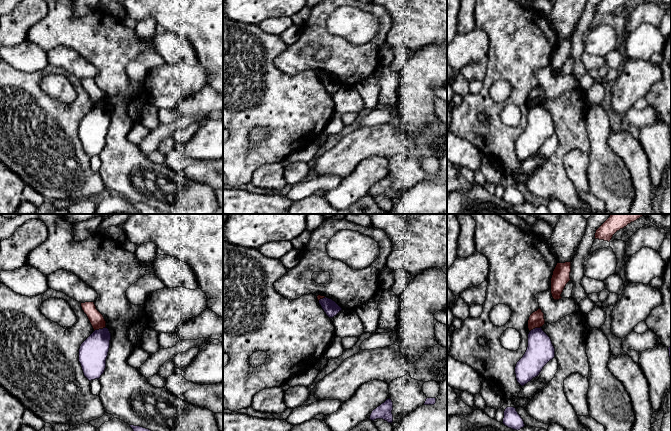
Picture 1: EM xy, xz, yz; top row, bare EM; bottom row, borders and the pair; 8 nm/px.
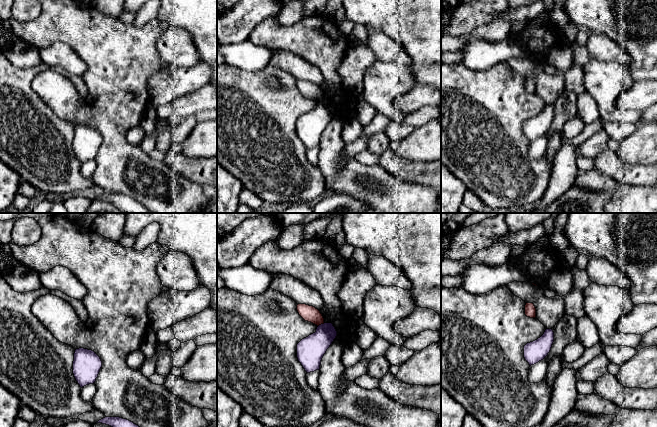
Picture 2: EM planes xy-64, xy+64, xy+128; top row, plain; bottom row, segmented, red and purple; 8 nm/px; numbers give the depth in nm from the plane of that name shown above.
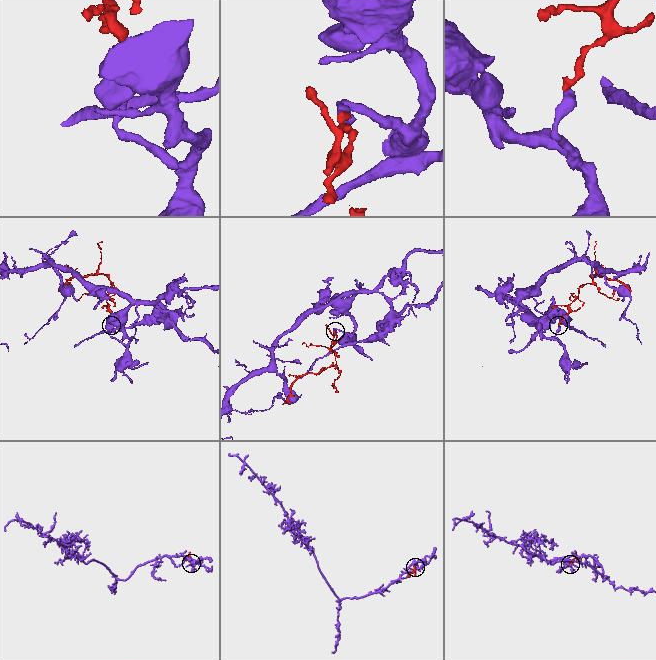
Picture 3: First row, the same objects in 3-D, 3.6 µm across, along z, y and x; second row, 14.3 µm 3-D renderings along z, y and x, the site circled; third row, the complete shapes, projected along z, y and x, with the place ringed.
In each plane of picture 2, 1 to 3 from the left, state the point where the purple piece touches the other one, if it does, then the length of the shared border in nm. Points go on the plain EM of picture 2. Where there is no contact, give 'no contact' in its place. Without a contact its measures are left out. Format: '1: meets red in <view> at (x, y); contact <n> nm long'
1: no contact
2: meets red in xy+64 at (321, 99); contact 60 nm long
3: no contact

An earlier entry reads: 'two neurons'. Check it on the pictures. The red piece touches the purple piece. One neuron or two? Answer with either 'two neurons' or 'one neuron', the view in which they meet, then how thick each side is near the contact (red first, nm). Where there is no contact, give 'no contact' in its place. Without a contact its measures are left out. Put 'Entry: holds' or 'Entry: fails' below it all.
two neurons; contact in xy; calibres 120 and 240 nm
Entry: holds

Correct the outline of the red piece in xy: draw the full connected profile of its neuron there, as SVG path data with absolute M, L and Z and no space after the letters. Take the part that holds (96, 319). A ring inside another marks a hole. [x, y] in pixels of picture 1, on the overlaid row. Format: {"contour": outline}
{"contour": "M94 302L81 303L82 310L87 315L94 331L106 327L103 315L96 309Z"}

